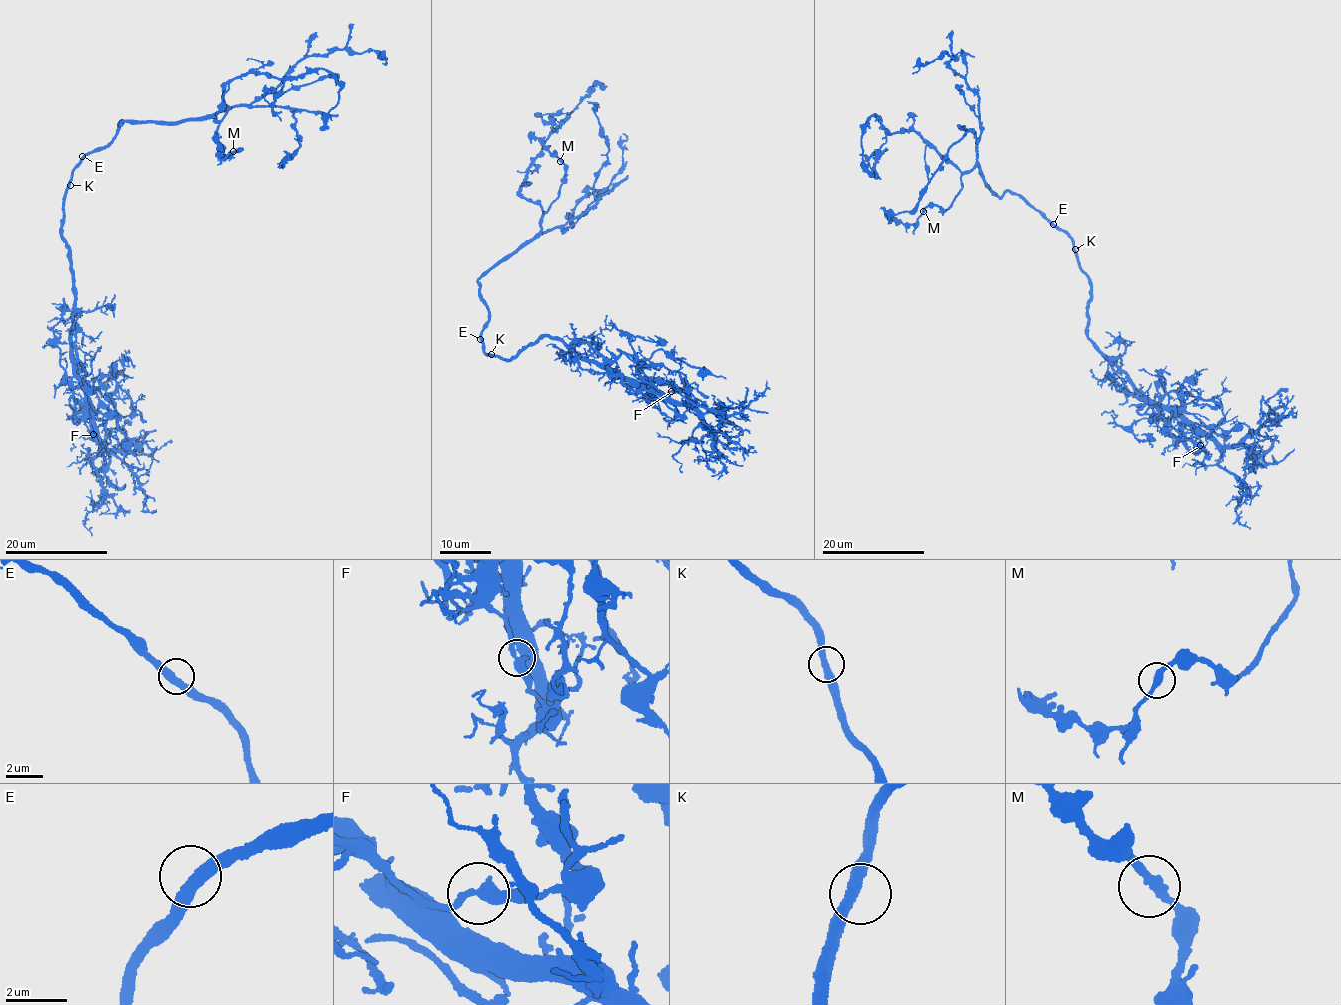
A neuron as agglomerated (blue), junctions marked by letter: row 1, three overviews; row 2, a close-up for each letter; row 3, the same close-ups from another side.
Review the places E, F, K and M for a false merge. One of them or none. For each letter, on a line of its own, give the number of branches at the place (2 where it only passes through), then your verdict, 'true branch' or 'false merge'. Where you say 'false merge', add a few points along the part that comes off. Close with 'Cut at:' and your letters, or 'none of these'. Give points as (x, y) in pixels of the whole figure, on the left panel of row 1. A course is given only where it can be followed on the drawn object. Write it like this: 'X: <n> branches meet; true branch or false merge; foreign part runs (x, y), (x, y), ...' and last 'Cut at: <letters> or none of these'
E: 2 branches meet; true branch
F: 2 branches meet; false merge; foreign part runs (93, 435), (106, 445), (109, 417), (90, 390), (67, 310), (53, 336), (75, 398), (93, 421), (87, 431)
K: 2 branches meet; true branch
M: 2 branches meet; true branch
Cut at: F

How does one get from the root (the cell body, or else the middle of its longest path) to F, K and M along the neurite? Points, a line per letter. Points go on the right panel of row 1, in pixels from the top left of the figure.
F: (1052, 226), (1070, 238), (1090, 283), (1087, 338), (1093, 346), (1122, 370), (1133, 389), (1192, 427), (1200, 445)
K: (1052, 226), (1065, 231), (1075, 249)
M: (1052, 226), (1016, 195), (1007, 191), (997, 196), (976, 166), (960, 177), (962, 190), (952, 204), (923, 211)

